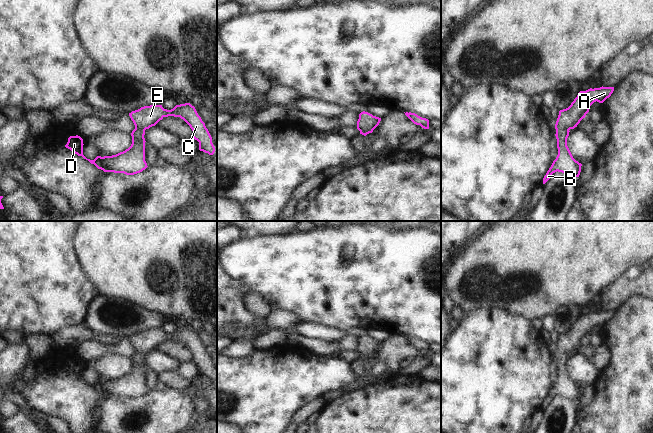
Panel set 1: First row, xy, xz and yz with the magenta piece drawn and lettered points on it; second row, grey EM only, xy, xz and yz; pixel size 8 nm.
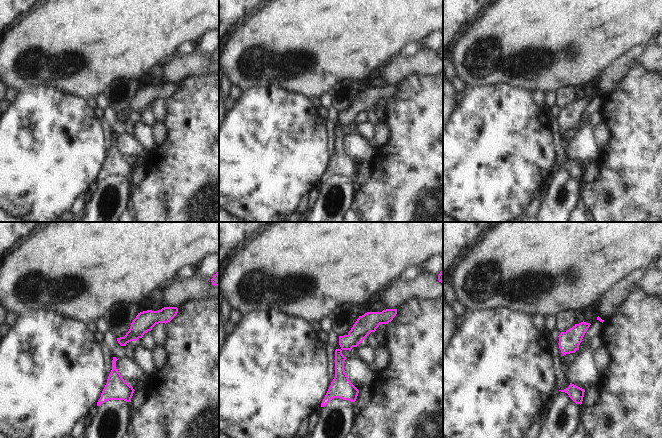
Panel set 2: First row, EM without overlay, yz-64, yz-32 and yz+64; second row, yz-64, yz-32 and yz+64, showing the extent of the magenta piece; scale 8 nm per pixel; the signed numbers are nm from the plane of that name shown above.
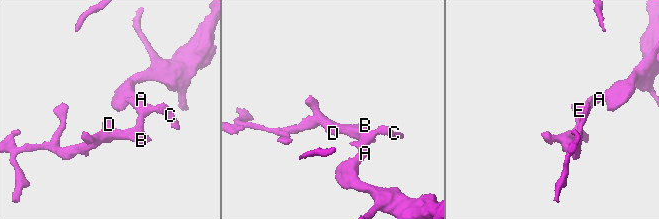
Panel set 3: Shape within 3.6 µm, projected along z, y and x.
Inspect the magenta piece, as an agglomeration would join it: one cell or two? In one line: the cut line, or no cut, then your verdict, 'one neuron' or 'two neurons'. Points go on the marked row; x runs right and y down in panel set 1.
cut none; one neuron

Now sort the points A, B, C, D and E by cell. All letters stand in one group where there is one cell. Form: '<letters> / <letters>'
A B C D E

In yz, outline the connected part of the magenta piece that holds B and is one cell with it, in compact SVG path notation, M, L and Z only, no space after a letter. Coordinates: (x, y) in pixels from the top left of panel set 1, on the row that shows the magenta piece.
M603 86L580 91L568 108L559 111L555 124L558 155L544 176L543 184L557 171L573 177L579 177L582 164L573 158L567 146L569 130L577 127L580 121L585 118L586 114L589 112L589 107L594 102L603 103L611 96L613 91L614 87Z

